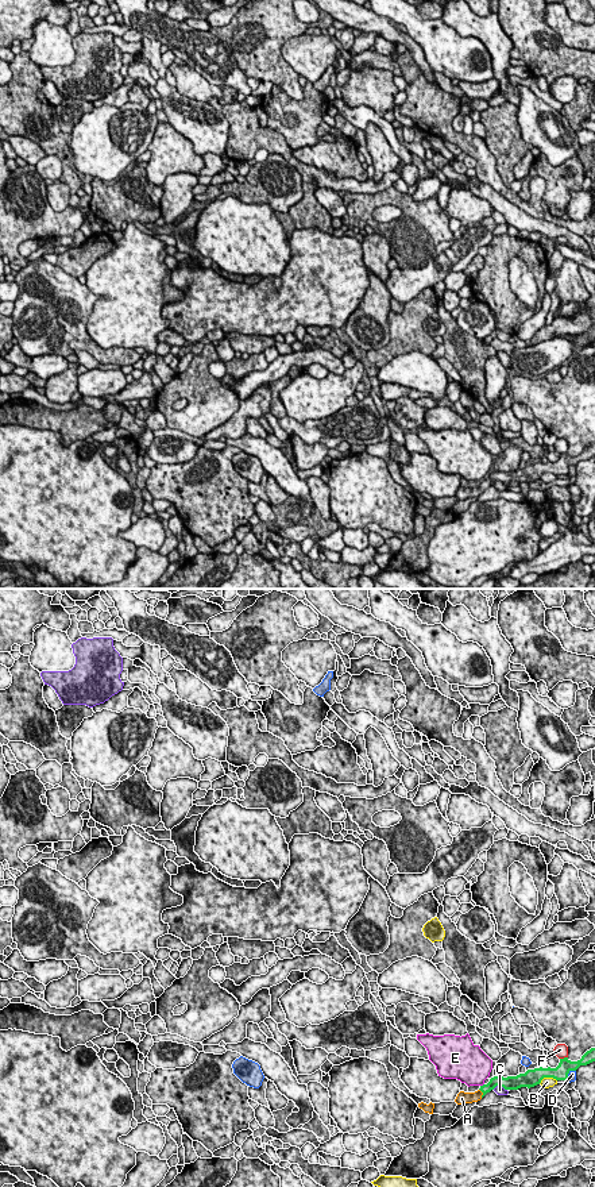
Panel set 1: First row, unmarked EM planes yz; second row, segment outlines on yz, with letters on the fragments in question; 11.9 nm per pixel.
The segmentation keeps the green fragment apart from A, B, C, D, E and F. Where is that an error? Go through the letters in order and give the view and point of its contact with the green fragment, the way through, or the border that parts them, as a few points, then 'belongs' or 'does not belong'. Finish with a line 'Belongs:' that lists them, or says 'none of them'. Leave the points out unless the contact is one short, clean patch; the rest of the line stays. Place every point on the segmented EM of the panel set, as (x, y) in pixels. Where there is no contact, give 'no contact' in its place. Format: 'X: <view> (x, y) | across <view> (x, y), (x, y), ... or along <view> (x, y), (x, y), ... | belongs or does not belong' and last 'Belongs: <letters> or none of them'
A: yz (482, 1091) | across yz (497, 1080), (482, 1091), (475, 1097), (463, 1098) | belongs
B: yz (547, 1076) | does not belong
C: yz (499, 1085) | does not belong
D: yz (568, 1072) | does not belong
E: yz (483, 1085) | does not belong
F: yz (564, 1058) | does not belong
Belongs: A

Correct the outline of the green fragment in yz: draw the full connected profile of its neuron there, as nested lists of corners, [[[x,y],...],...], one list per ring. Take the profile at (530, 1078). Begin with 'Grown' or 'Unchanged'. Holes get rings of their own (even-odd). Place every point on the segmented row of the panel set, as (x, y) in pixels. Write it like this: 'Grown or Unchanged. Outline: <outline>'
Grown. Outline: [[[595,1048],[587,1051],[580,1060],[571,1061],[568,1057],[560,1059],[556,1068],[534,1068],[528,1070],[525,1074],[517,1076],[494,1076],[487,1084],[480,1086],[475,1092],[460,1091],[455,1099],[457,1105],[465,1105],[480,1101],[487,1092],[494,1090],[497,1086],[505,1090],[518,1090],[521,1087],[534,1087],[541,1083],[544,1078],[553,1078],[556,1080],[567,1080],[571,1071],[576,1071],[580,1065],[587,1065],[595,1061]]]

